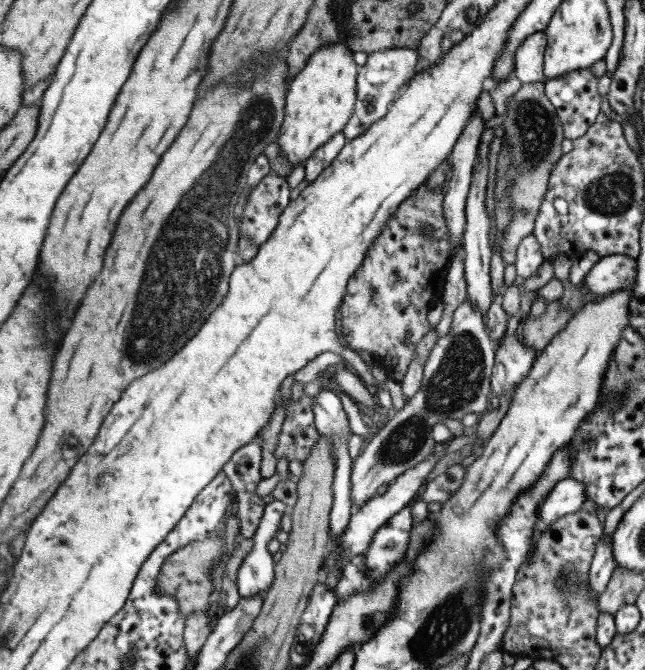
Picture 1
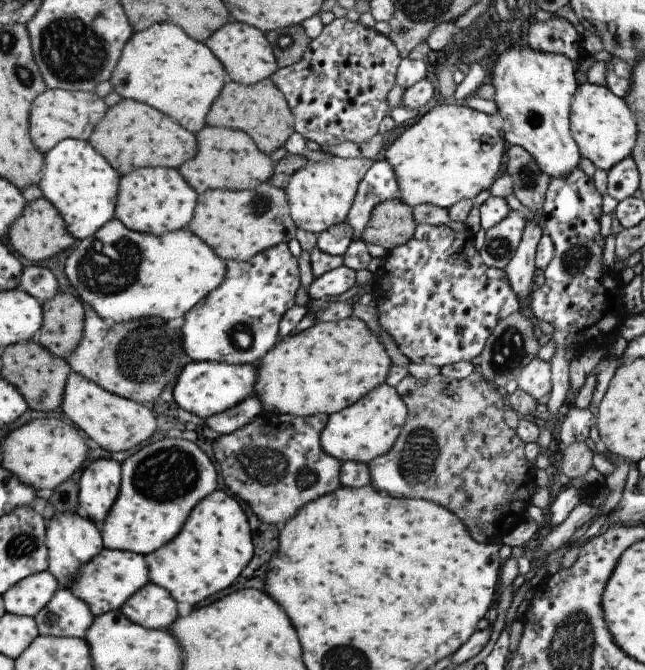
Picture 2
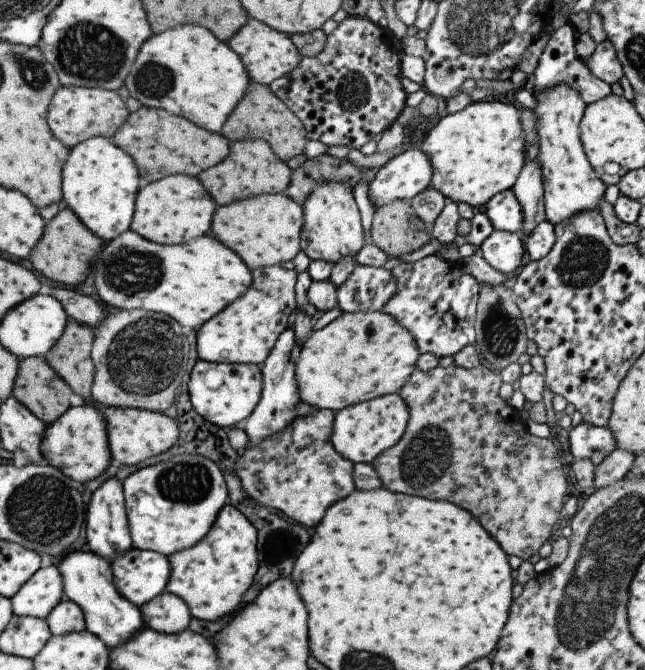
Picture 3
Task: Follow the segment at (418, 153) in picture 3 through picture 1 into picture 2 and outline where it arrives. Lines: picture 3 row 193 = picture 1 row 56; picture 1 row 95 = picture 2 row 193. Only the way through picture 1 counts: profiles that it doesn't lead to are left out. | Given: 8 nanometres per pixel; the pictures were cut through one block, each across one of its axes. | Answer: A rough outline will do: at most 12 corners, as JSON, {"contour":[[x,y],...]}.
{"contour":[[384,160],[359,180],[346,222],[352,240],[377,204],[398,197],[397,178]]}

